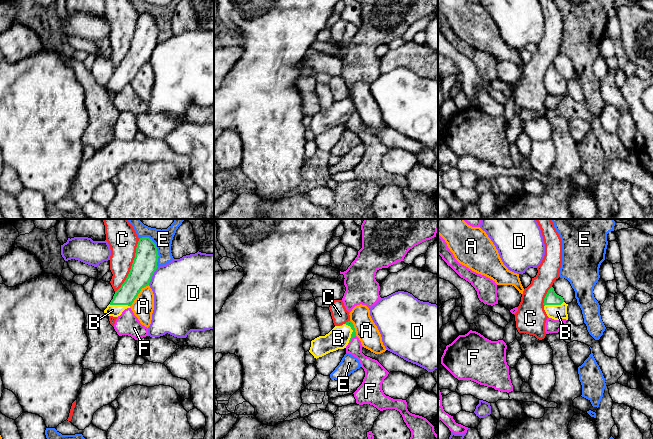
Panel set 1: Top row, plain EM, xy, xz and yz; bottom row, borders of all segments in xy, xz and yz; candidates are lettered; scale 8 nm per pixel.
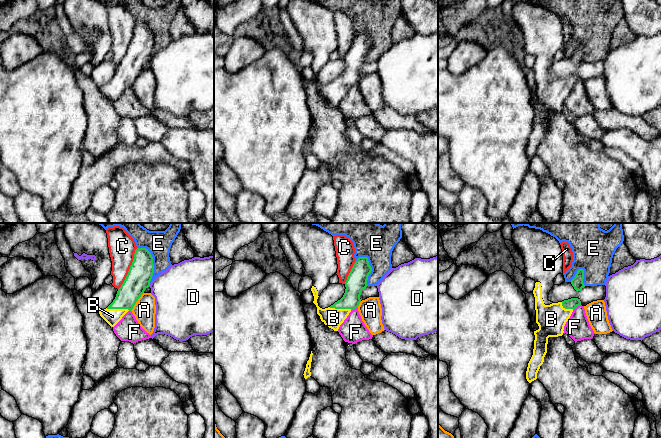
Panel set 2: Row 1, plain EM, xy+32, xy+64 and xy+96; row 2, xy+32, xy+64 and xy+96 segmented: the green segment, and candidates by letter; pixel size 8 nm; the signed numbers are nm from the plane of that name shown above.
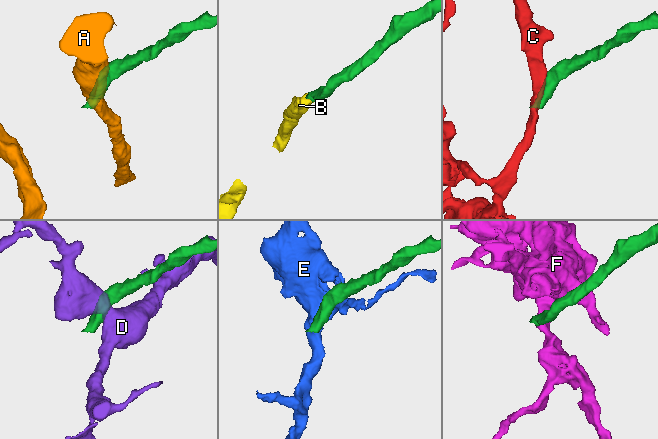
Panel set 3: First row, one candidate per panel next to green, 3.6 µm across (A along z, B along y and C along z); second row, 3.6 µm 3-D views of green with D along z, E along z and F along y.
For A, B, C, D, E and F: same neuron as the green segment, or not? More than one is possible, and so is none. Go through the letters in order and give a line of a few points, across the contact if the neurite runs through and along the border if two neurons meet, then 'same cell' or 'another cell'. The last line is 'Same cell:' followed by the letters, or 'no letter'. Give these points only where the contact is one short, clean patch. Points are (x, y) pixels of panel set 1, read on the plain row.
A: xy (148, 60), (141, 65), (130, 82) | another cell
B: xy (137, 55), (119, 80), (112, 86) | same cell
C: another cell
D: another cell
E: another cell
F: another cell
Same cell: B

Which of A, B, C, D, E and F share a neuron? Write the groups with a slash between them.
A / B / C / D / E / F

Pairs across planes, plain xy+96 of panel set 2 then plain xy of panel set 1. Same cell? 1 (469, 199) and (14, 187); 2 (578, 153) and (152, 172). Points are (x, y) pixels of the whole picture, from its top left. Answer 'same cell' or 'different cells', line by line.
1: different cells
2: same cell

